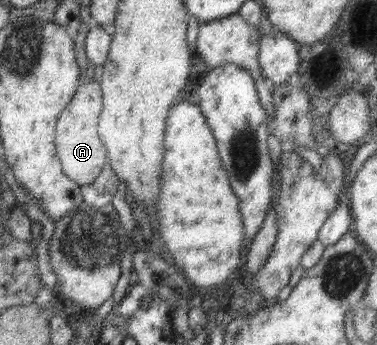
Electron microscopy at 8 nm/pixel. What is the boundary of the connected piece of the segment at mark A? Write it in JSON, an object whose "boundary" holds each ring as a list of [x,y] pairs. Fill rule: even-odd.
{"boundary":[[[94,78],[80,86],[57,120],[56,153],[63,172],[77,185],[91,185],[108,162],[107,151],[99,138],[98,121],[102,112],[103,92]]]}

